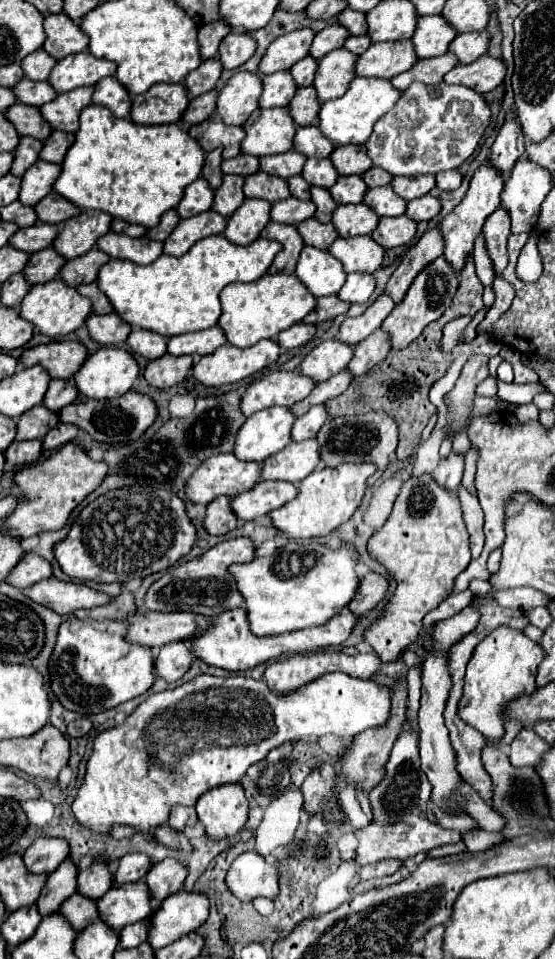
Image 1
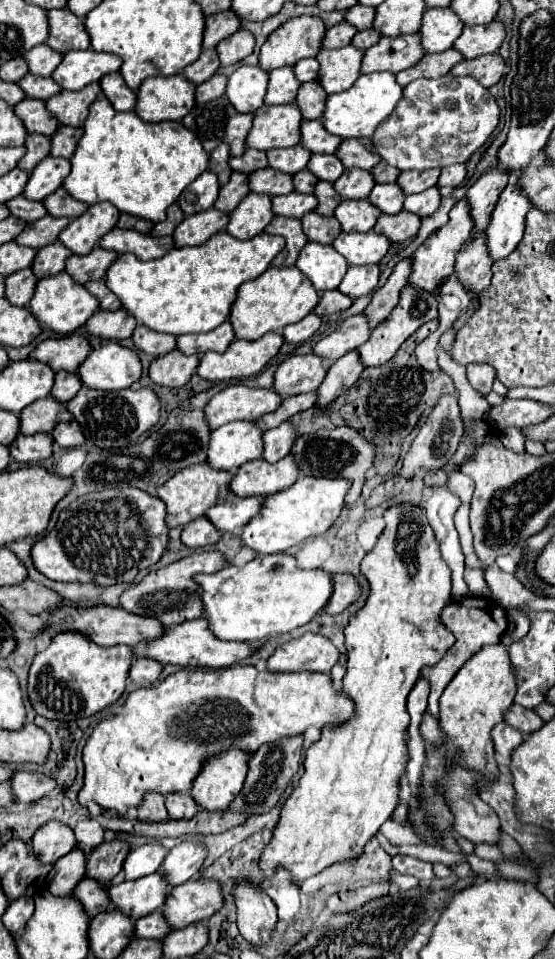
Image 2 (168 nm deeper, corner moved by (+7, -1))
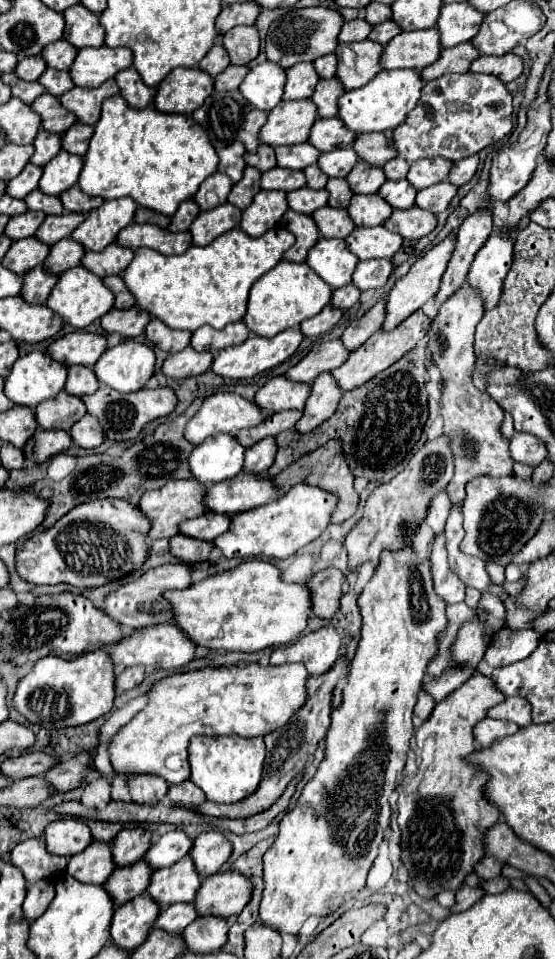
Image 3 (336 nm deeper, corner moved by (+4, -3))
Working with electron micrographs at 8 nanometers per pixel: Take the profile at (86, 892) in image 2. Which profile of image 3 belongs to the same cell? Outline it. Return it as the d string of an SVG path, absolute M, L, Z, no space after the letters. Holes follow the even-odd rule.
M139 859L133 865L115 869L103 887L113 897L115 905L121 907L123 903L131 901L133 897L137 897L145 891L147 883L151 883L153 873L155 873L155 869L145 859Z

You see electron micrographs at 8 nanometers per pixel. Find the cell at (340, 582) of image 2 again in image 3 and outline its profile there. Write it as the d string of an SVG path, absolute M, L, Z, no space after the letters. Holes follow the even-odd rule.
M323 569L313 573L307 579L307 587L311 591L311 613L315 617L331 619L339 609L339 599L343 595L341 585L345 575L339 569Z

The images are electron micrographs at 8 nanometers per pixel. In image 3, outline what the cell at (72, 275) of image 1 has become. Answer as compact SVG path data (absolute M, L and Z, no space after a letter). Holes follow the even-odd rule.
M111 243L109 247L105 247L103 251L97 251L97 253L87 251L81 265L99 277L107 277L107 275L119 275L131 263L131 259L133 259L131 249ZM121 265L123 265L123 269L121 269Z

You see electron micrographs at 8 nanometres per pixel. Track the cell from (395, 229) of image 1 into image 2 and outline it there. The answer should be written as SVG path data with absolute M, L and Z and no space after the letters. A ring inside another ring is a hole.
M400 211L396 215L380 215L378 223L374 225L374 231L380 235L386 235L390 243L402 243L406 239L416 237L420 223L422 223L420 217Z

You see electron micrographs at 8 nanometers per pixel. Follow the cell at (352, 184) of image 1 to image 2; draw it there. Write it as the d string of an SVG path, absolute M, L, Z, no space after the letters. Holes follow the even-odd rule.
M346 169L338 181L334 181L334 189L342 199L366 199L374 187L374 177L364 169Z

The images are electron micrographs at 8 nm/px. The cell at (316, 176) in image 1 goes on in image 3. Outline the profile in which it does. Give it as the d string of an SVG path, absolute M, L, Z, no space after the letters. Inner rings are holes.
M351 147L345 149L335 149L329 153L321 153L319 157L319 167L325 175L329 177L347 177L353 165L357 163L357 153Z

